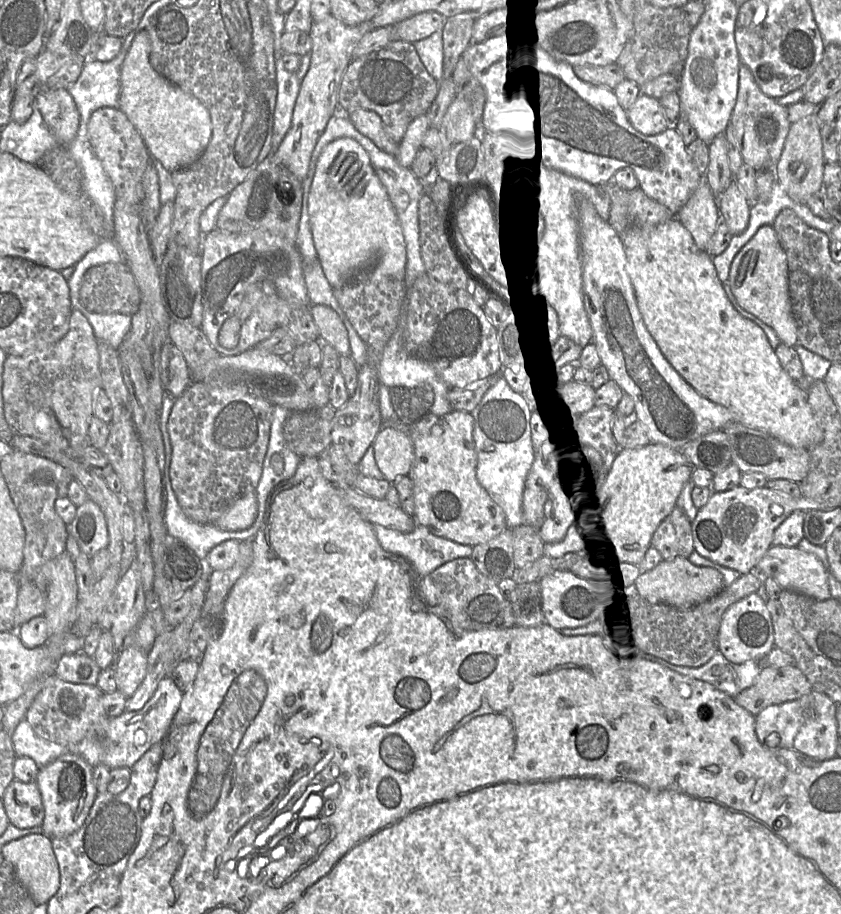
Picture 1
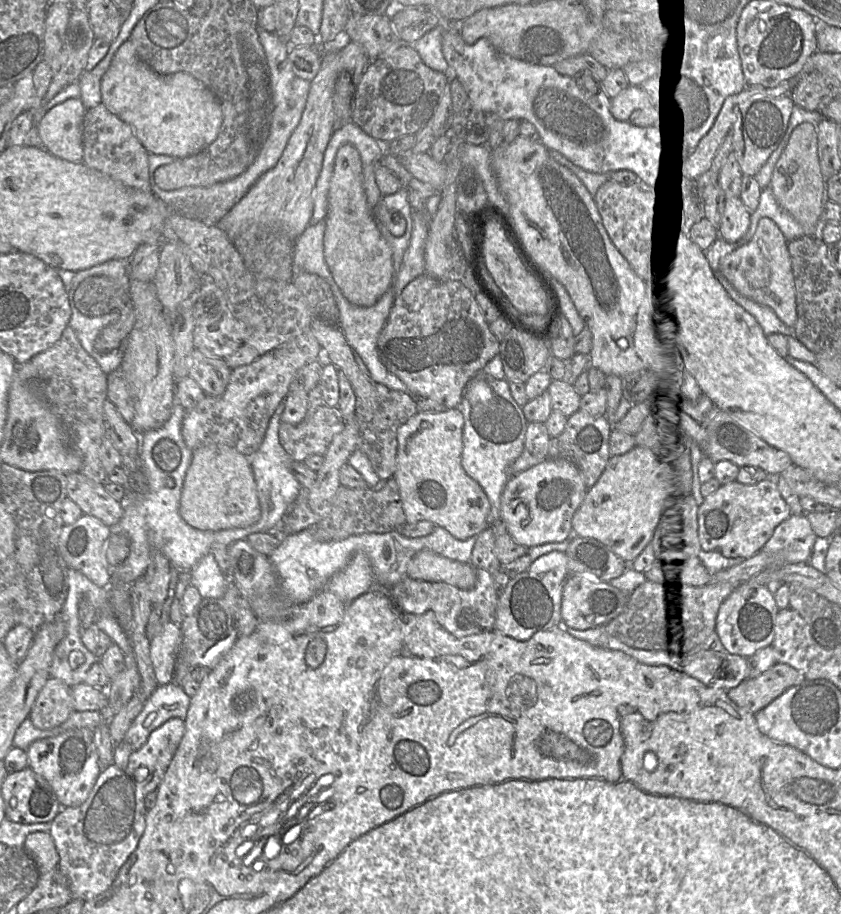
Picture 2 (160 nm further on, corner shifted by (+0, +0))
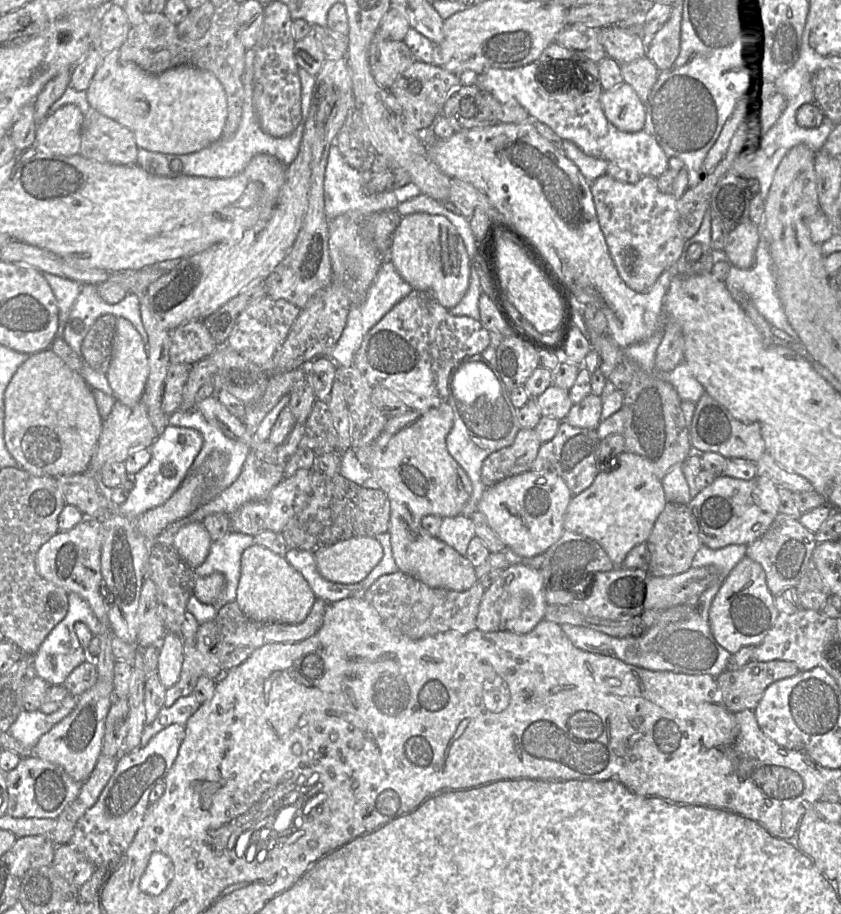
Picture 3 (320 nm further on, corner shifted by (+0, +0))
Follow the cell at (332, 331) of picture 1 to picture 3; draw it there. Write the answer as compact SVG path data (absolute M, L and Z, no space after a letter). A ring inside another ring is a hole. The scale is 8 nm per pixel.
M448 402L427 410L410 409L403 415L390 418L372 445L371 467L368 470L390 501L388 533L399 571L416 577L430 587L462 592L479 581L475 567L466 556L432 536L421 525L422 518L427 515L441 518L462 515L461 512L473 491L468 474L451 456L446 446L446 438L453 423L454 412Z

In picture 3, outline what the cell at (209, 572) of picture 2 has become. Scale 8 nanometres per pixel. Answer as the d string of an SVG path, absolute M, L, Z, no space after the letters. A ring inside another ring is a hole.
M228 532L220 540L211 542L207 558L193 570L196 577L209 576L215 572L224 575L225 587L214 604L217 611L224 605L235 602L240 578L241 556L245 549L254 544L254 536Z

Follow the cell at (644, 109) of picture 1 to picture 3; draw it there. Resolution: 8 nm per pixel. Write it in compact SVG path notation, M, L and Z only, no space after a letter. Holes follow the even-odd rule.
M623 82L612 90L603 91L600 101L606 118L618 130L638 132L644 129L644 101L629 84Z

